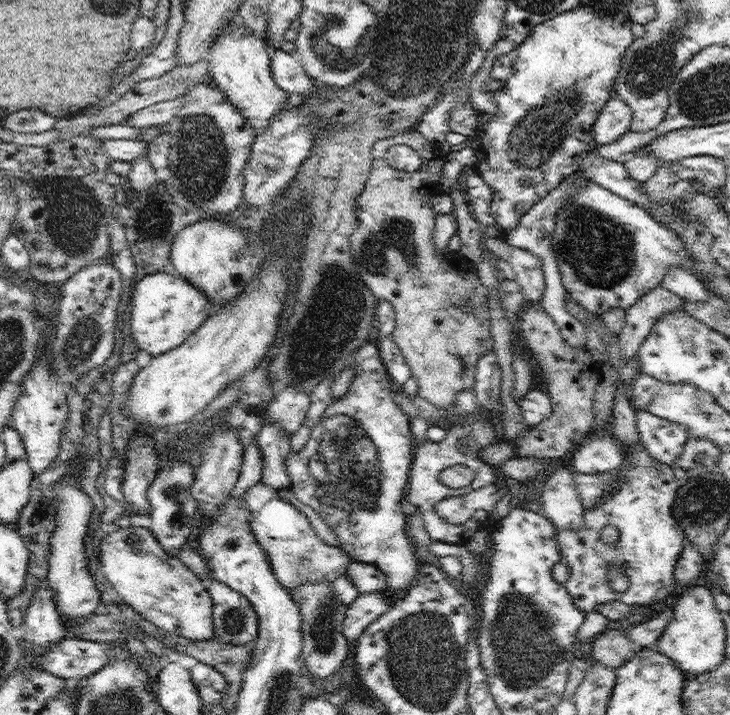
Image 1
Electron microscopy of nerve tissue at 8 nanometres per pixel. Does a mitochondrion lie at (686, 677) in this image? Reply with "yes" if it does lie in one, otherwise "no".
no

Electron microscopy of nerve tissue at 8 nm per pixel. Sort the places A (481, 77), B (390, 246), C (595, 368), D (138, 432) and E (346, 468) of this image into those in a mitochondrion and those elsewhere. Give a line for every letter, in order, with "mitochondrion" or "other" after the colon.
A: other
B: mitochondrion
C: other
D: other
E: mitochondrion

